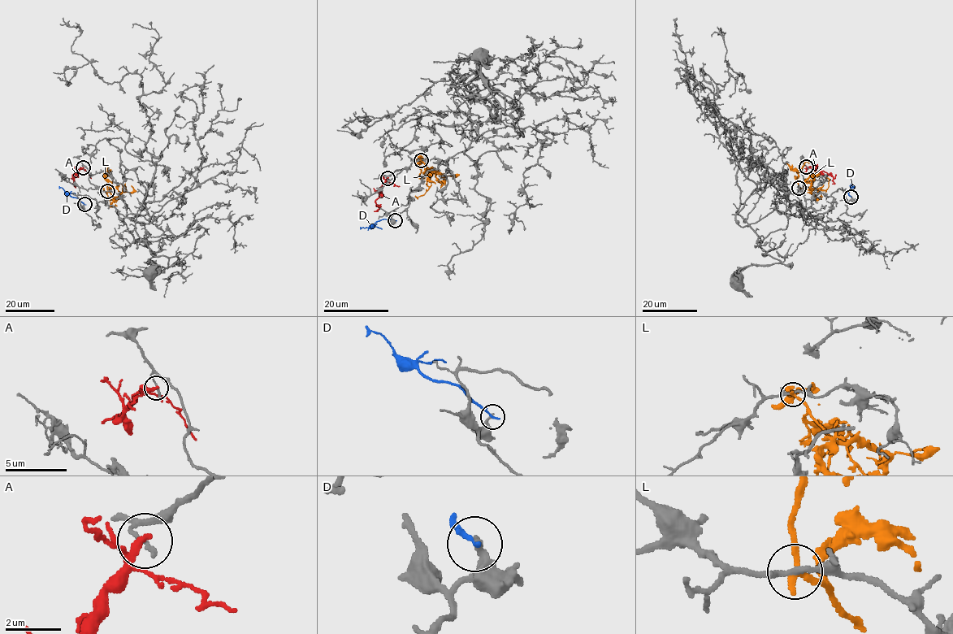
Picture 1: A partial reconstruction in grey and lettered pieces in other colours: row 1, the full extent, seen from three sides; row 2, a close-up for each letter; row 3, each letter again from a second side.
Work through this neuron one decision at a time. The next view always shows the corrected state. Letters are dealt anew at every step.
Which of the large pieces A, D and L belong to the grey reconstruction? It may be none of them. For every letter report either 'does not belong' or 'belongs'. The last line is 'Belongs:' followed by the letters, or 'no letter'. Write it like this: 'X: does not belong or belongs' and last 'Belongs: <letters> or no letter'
A: does not belong
D: does not belong
L: does not belong
Belongs: no letter

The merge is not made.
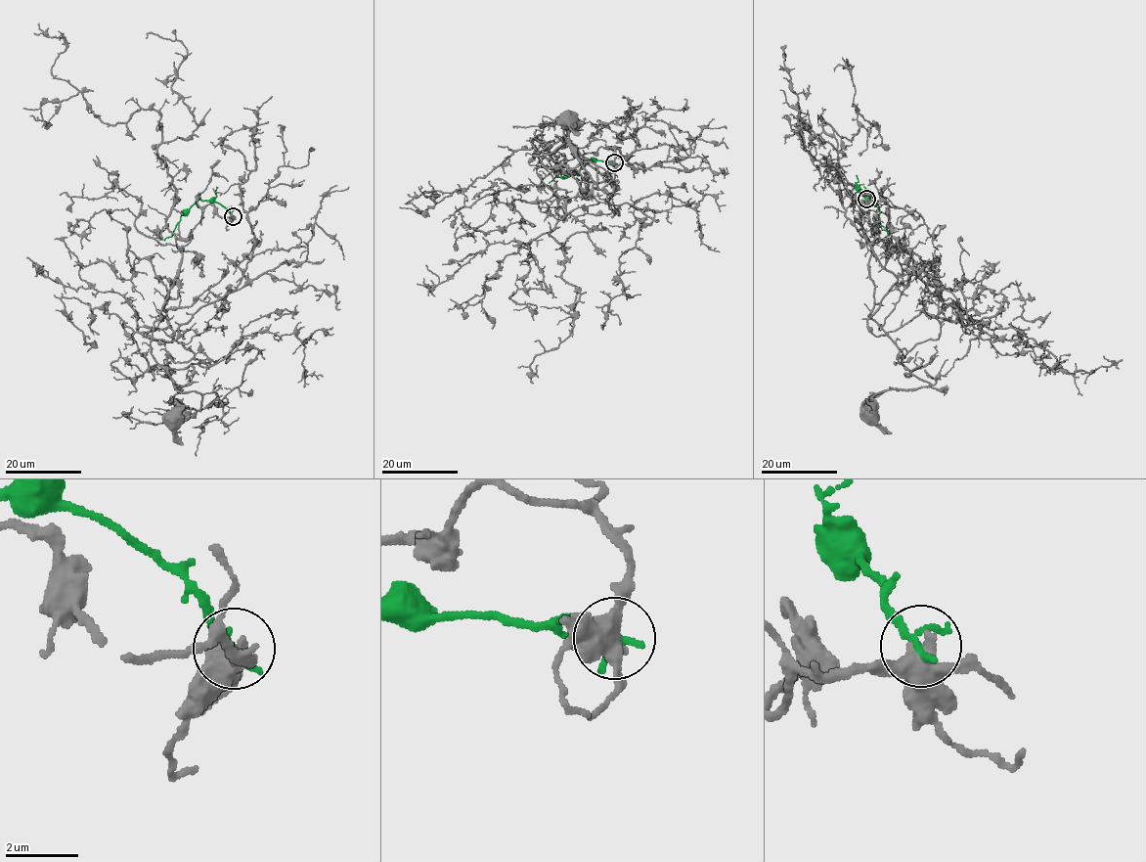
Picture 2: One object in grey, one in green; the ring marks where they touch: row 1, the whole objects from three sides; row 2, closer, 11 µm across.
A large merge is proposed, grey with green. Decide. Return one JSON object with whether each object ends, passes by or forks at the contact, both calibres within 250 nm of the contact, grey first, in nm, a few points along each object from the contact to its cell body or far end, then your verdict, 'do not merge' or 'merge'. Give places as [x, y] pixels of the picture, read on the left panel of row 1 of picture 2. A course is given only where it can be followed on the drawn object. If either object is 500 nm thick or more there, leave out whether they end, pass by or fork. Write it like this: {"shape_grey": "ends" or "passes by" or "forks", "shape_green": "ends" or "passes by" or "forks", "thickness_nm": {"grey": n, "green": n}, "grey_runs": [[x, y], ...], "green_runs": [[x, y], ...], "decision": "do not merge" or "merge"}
{"shape_grey": "forks", "shape_green": "passes by", "thickness_nm": {"grey": 440, "green": 170}, "grey_runs": [[233, 217], [204, 206], [154, 323], [151, 353], [179, 390], [202, 397], [199, 409], [175, 398], [174, 422]], "green_runs": [[233, 217], [217, 203], [199, 199], [180, 216], [173, 234], [164, 240]], "decision": "do not merge"}

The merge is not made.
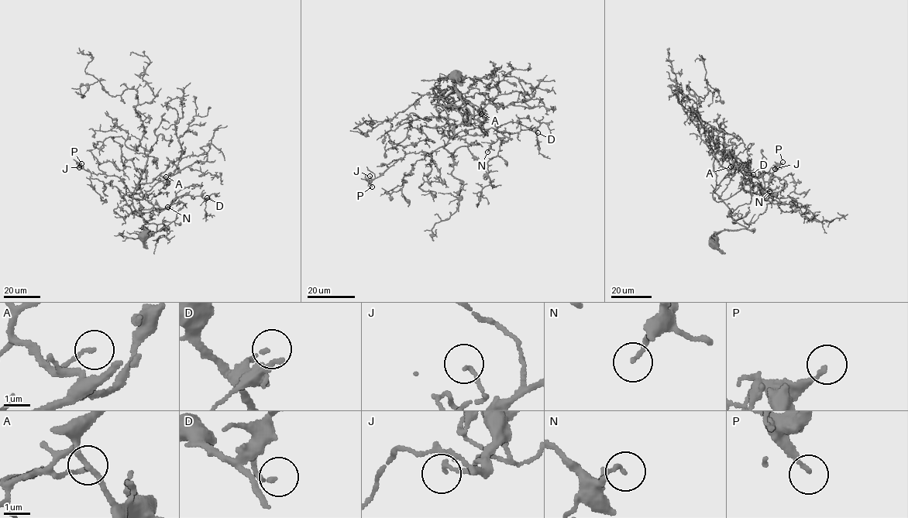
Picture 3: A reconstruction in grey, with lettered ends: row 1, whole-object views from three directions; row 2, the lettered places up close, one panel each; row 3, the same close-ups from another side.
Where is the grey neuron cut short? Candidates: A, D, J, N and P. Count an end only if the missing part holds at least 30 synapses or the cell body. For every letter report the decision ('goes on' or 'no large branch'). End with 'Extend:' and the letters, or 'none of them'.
A: no large branch
D: no large branch
J: no large branch
N: no large branch
P: no large branch
Extend: none of them

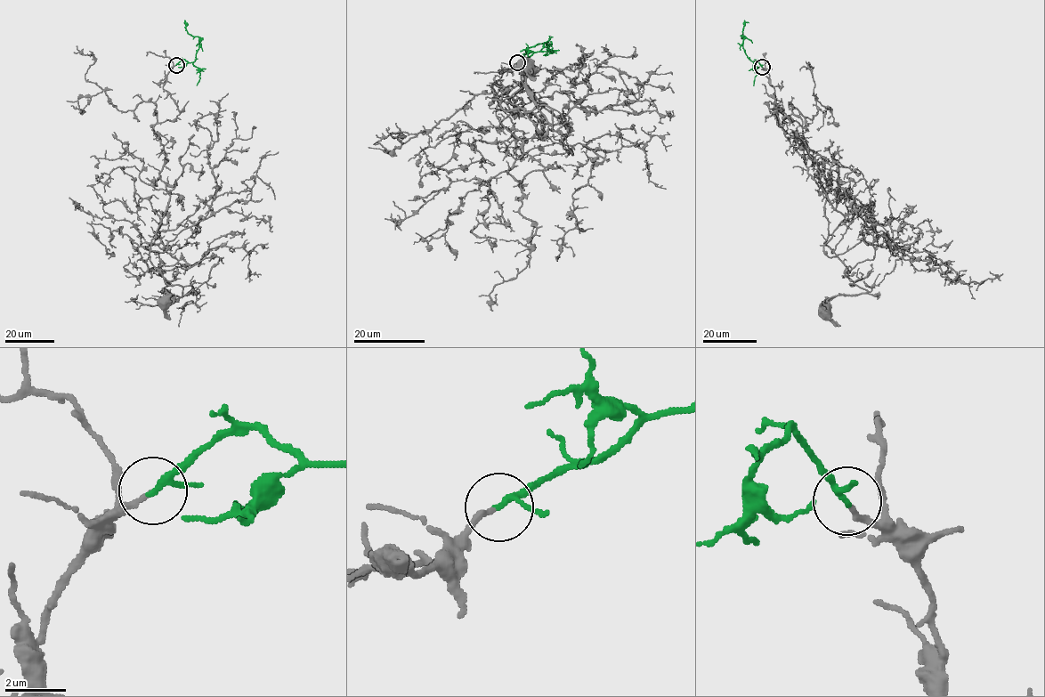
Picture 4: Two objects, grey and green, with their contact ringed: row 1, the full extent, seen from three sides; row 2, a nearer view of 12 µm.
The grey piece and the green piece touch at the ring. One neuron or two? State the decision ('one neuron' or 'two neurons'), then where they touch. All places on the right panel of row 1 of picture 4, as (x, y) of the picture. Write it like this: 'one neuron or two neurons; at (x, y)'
one neuron; at (762, 67)

